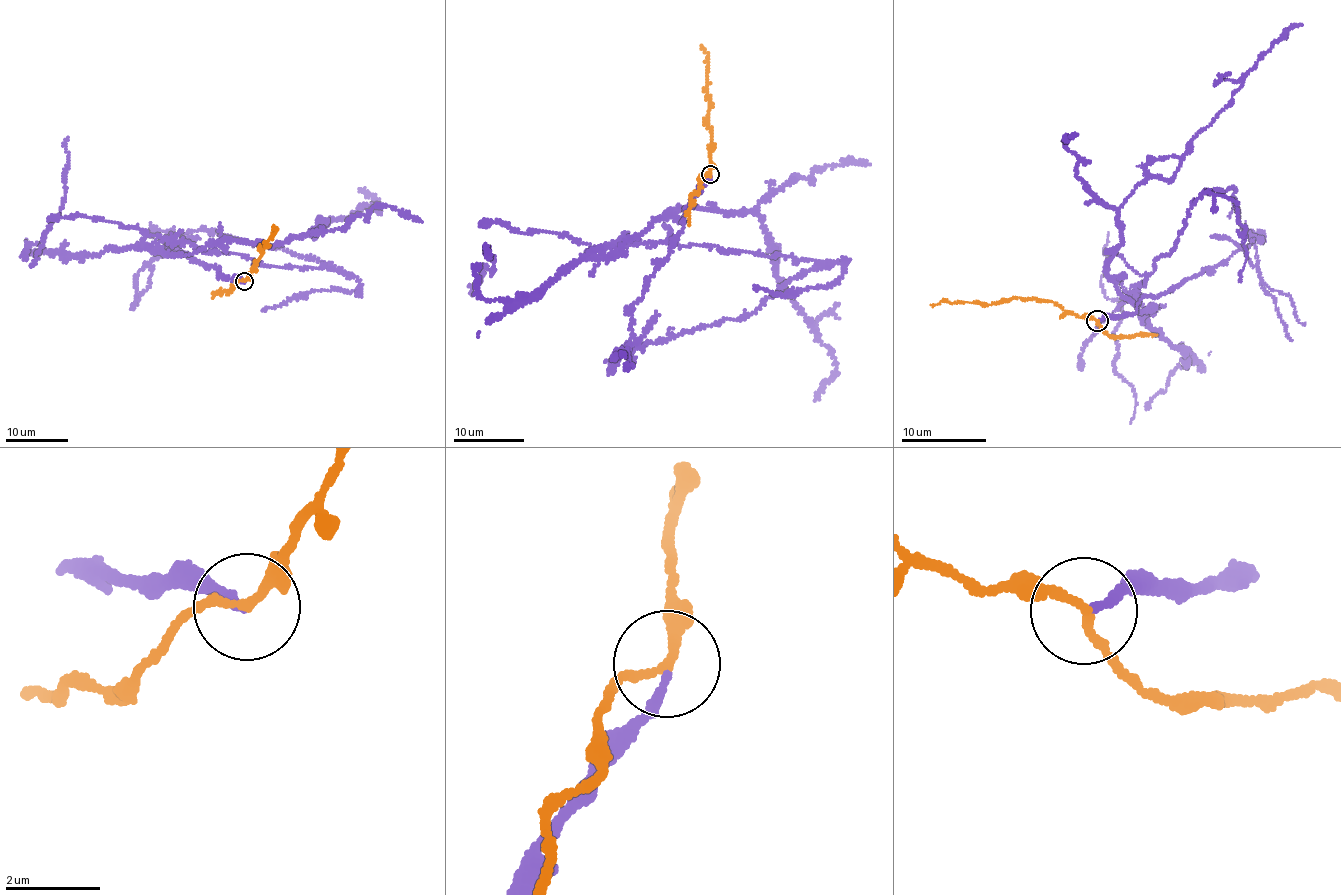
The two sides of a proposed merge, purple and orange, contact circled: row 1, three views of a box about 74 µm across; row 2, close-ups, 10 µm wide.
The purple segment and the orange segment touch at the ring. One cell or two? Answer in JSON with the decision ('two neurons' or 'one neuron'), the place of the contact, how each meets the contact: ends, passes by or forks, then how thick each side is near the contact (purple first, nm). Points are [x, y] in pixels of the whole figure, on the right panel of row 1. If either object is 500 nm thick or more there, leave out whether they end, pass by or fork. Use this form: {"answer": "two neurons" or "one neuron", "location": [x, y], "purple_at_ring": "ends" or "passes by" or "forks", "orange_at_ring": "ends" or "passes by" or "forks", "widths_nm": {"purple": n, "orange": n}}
{"answer": "two neurons", "location": [1097, 321], "purple_at_ring": "ends", "orange_at_ring": "passes by", "widths_nm": {"purple": 170, "orange": 180}}

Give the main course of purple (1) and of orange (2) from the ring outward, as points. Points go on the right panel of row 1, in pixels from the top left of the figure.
1: (1099, 320), (1256, 237), (1236, 187), (1206, 188), (1136, 287), (1148, 313), (1107, 271), (1120, 208), (1302, 23)
2: (1097, 320), (1076, 317), (1053, 302), (1013, 296), (989, 304), (957, 301), (930, 305)

